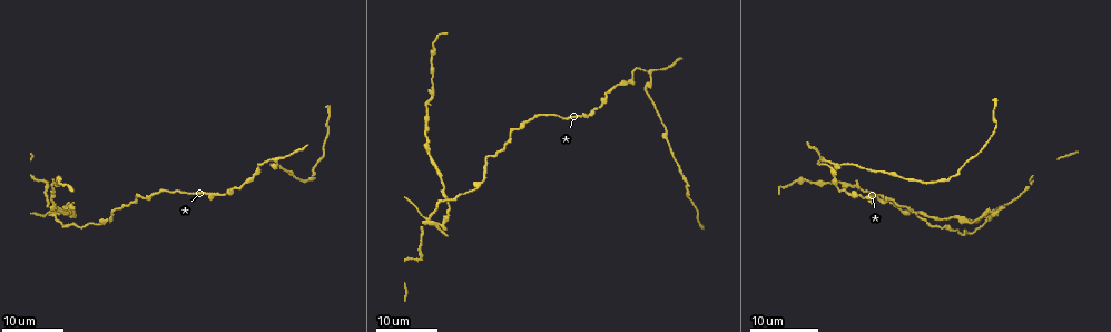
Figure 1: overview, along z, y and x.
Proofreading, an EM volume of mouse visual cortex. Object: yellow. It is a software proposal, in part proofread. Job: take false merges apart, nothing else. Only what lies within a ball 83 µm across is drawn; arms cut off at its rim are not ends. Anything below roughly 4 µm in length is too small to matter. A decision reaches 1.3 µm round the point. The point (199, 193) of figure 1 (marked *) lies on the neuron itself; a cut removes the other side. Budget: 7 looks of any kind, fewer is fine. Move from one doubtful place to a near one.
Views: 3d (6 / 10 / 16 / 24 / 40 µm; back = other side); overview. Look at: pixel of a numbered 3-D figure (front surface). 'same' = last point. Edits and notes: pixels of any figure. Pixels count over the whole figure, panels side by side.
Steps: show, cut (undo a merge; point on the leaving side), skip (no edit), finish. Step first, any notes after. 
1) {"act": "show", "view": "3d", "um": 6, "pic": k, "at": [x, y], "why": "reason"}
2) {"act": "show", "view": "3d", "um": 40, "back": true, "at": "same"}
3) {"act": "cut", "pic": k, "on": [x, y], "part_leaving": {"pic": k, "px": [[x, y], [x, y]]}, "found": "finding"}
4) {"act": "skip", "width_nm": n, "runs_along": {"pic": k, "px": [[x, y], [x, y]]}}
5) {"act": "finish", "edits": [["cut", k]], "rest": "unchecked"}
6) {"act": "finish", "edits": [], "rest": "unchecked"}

{"act": "show", "view": "3d", "um": 24, "pic": 1, "at": [651, 73], "why": "branch point"}

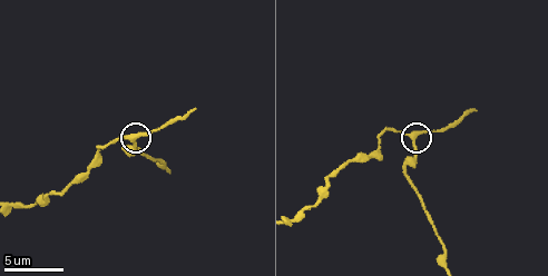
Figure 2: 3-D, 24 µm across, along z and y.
{"act": "show", "view": "3d", "um": 10, "pic": 2, "at": [134, 138]}

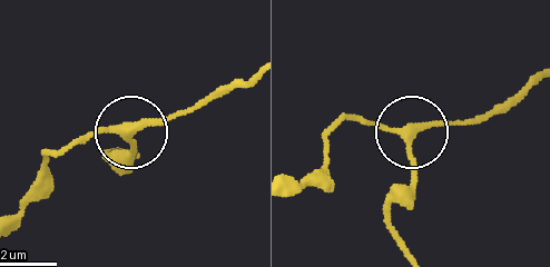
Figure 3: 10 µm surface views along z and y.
{"act": "skip", "arms": 3, "found": "one neuron here"}

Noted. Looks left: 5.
{"act": "show", "view": "3d", "um": 24, "pic": 1, "at": [47, 192], "why": "thick turns thin"}

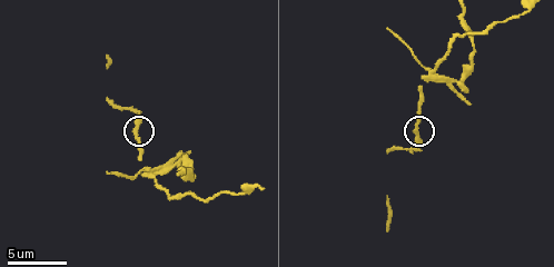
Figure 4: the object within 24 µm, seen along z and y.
{"act": "show", "view": "3d", "um": 6, "pic": 4, "at": [134, 133]}

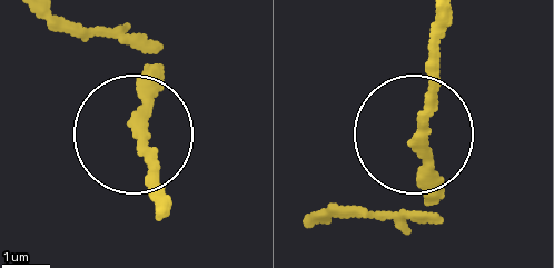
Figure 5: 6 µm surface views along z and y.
{"act": "show", "view": "3d", "um": 6, "back": true, "pic": 5, "at": [140, 136], "why": "other side"}

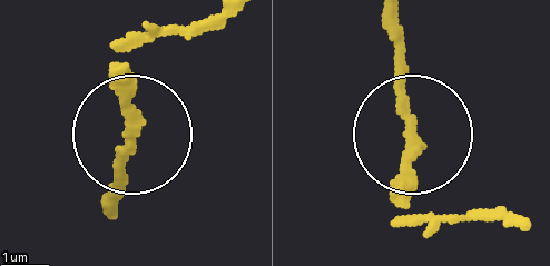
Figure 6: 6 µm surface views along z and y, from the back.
{"act": "skip", "runs_along": {"pic": 6, "px": [[393, 18], [393, 77], [418, 149], [405, 217]]}, "found": "one neuron here"}

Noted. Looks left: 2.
{"act": "show", "view": "3d", "um": 10, "pic": 4, "at": [435, 79]}

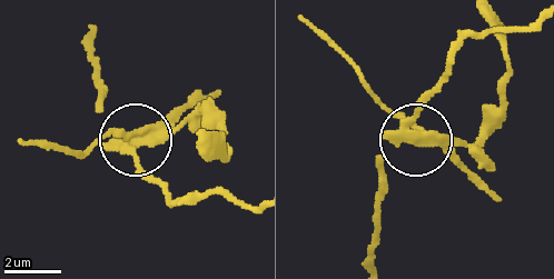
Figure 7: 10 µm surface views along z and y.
{"act": "cut", "pic": 7, "on": [156, 121], "arms": 4, "part_leaving": {"pic": 7, "px": [[405, 137], [474, 137], [503, 93], [505, 58], [495, 21]]}, "found": "two neurons meet here"}

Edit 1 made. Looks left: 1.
{"act": "finish", "edits": [["cut", 7]], "rest": "unchecked"}

